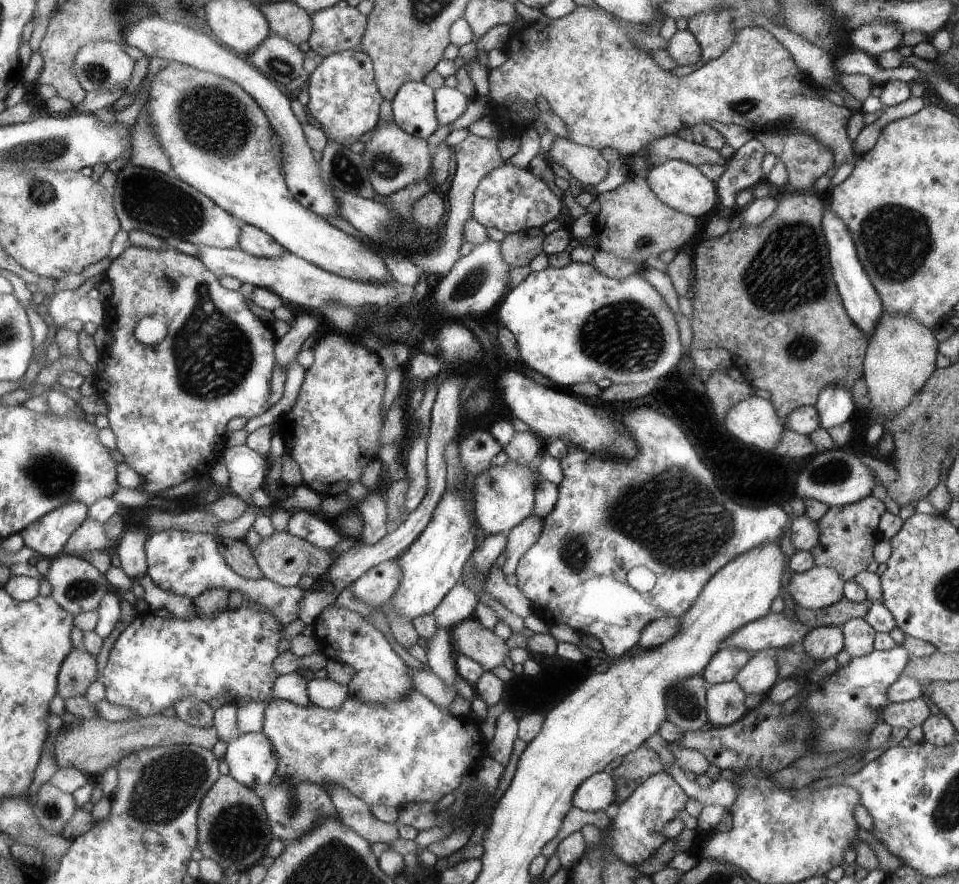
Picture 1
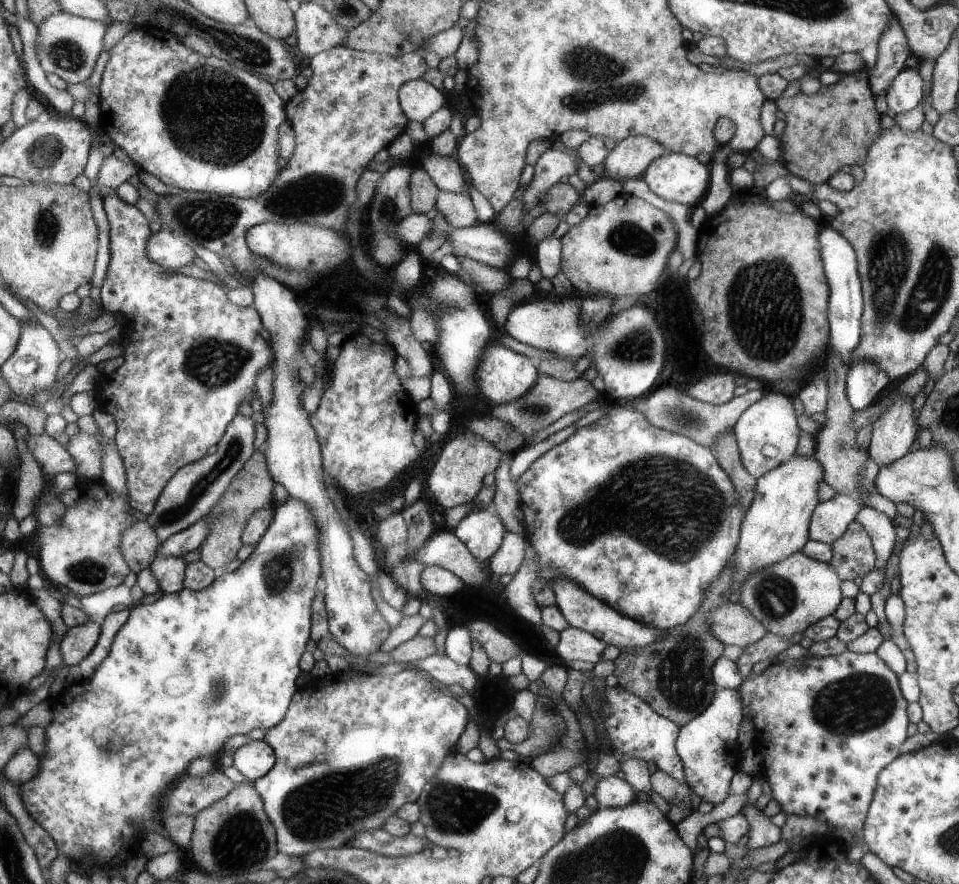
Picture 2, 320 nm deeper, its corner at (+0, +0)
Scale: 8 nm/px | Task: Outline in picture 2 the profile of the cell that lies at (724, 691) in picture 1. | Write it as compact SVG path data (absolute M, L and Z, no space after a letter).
M767 632L753 644L744 646L742 648L743 652L736 660L736 665L742 674L743 680L751 673L751 666L755 662L759 662L759 660L764 658L773 661L782 648L787 650L789 646L791 646L789 637L780 637L779 635Z

